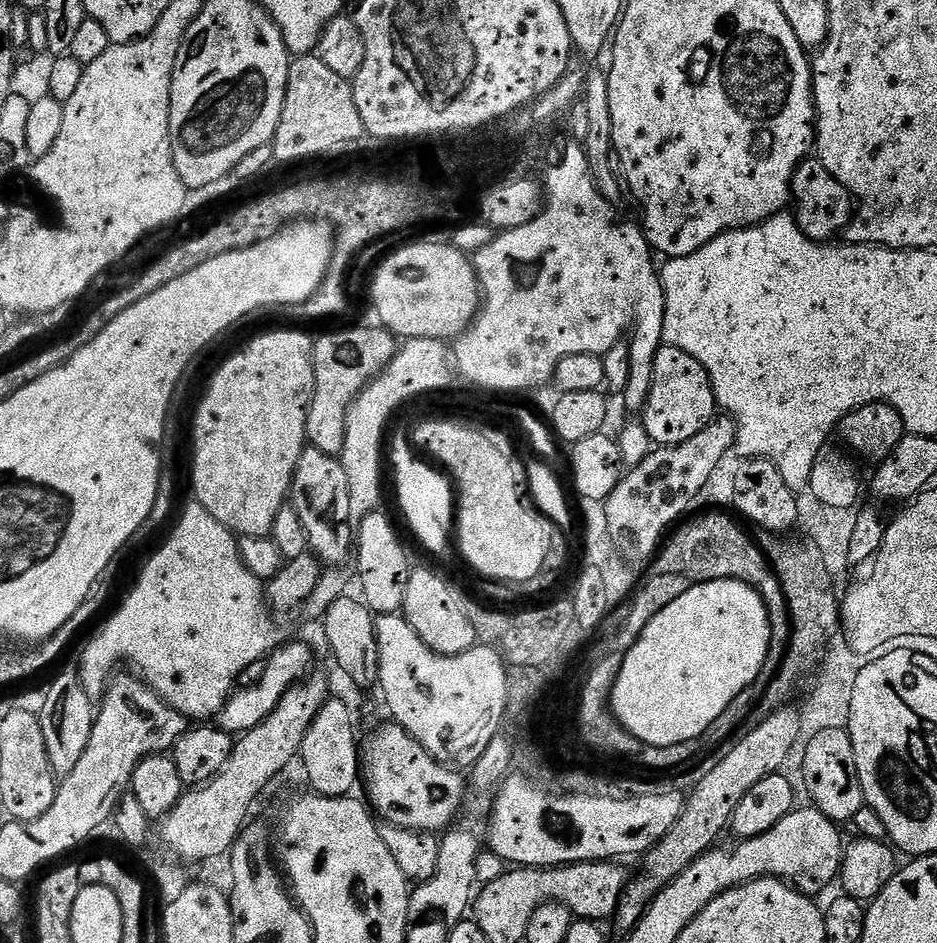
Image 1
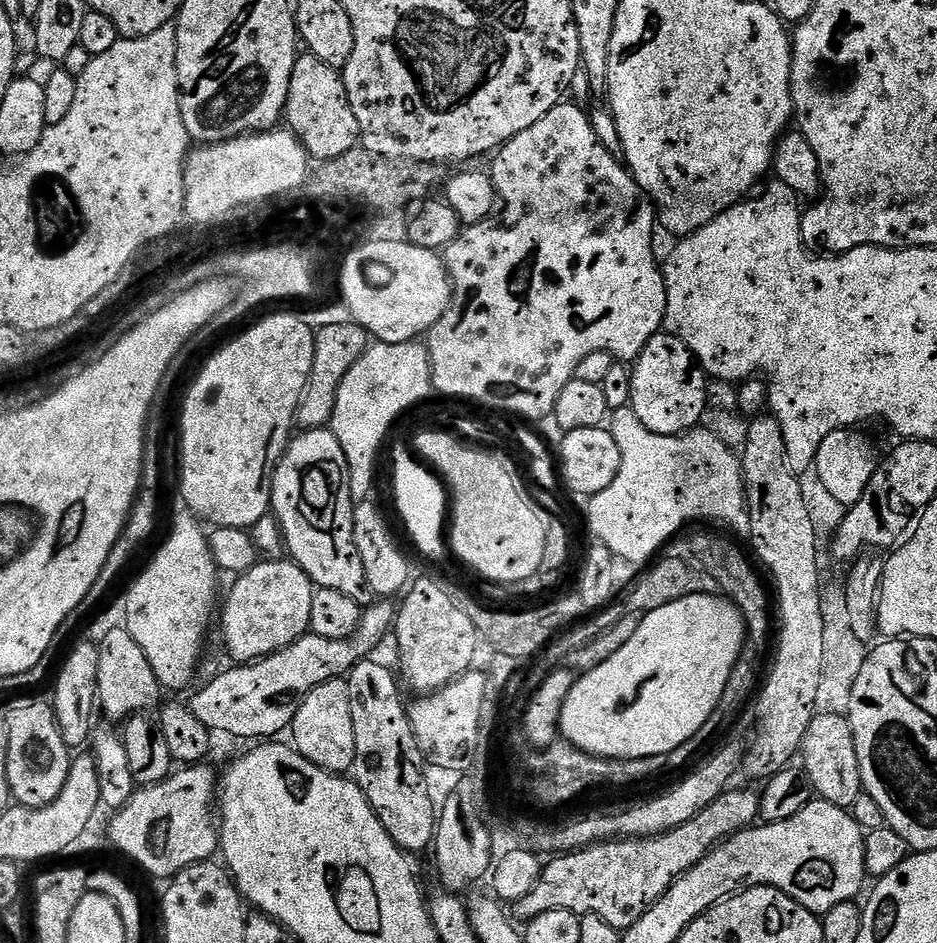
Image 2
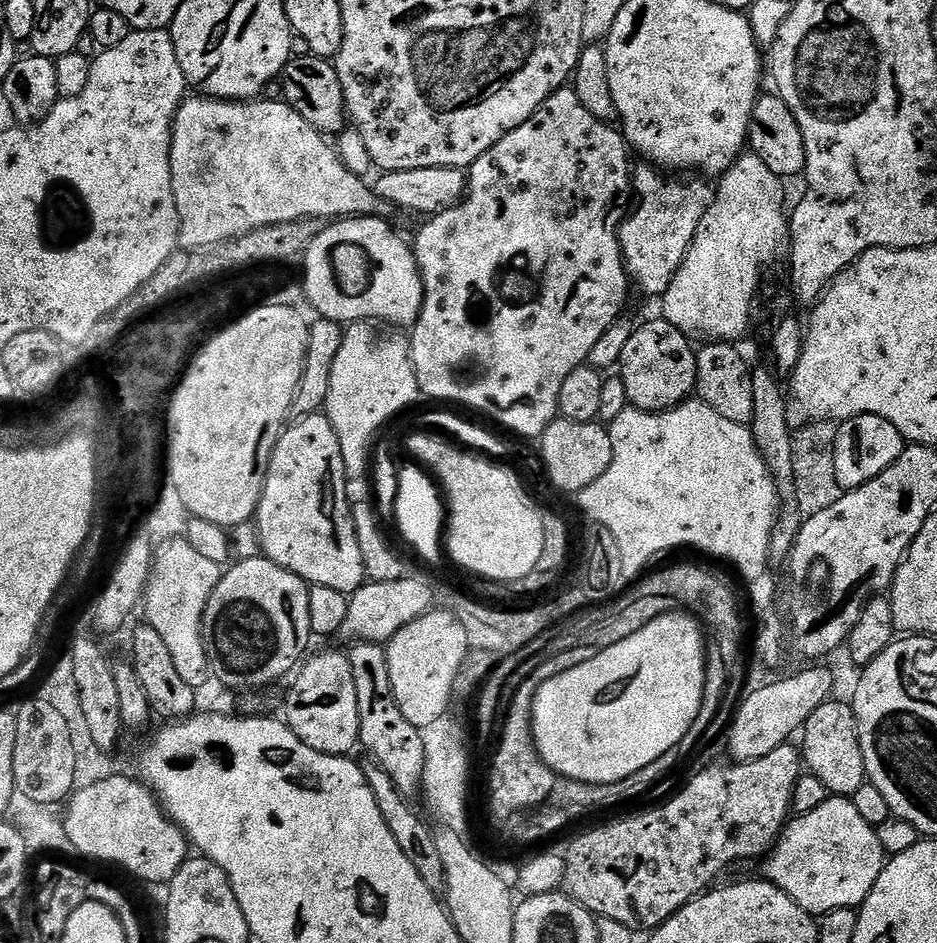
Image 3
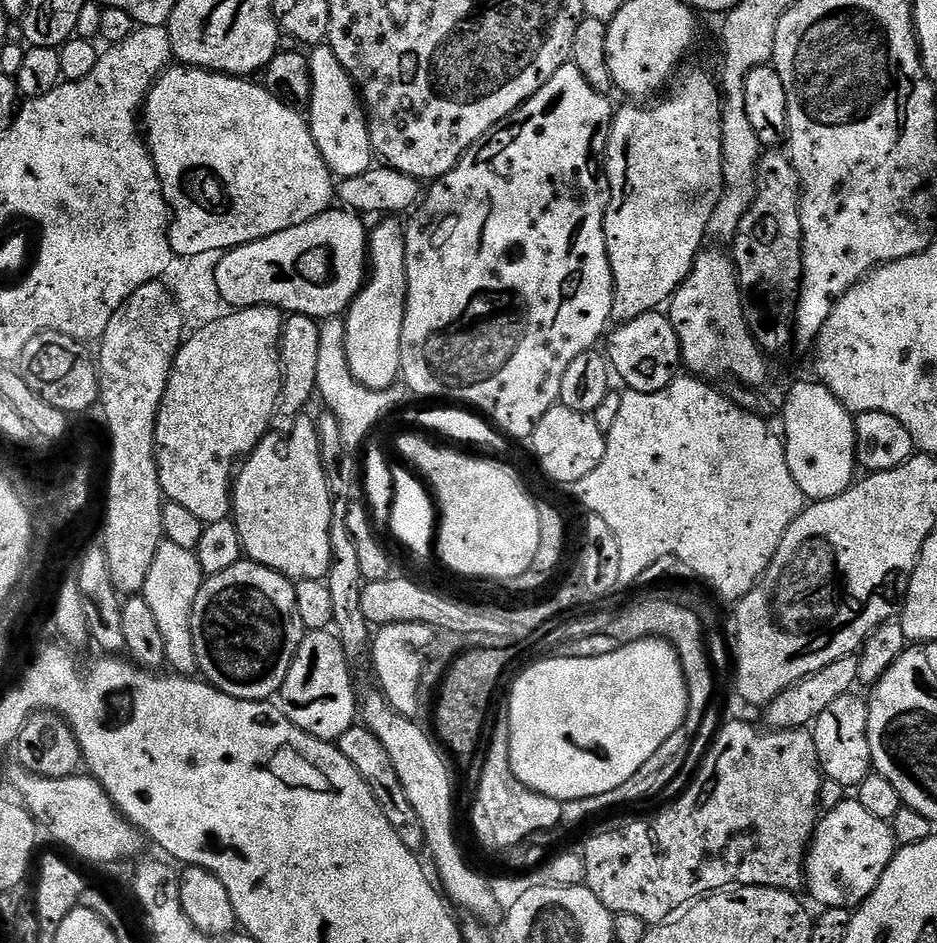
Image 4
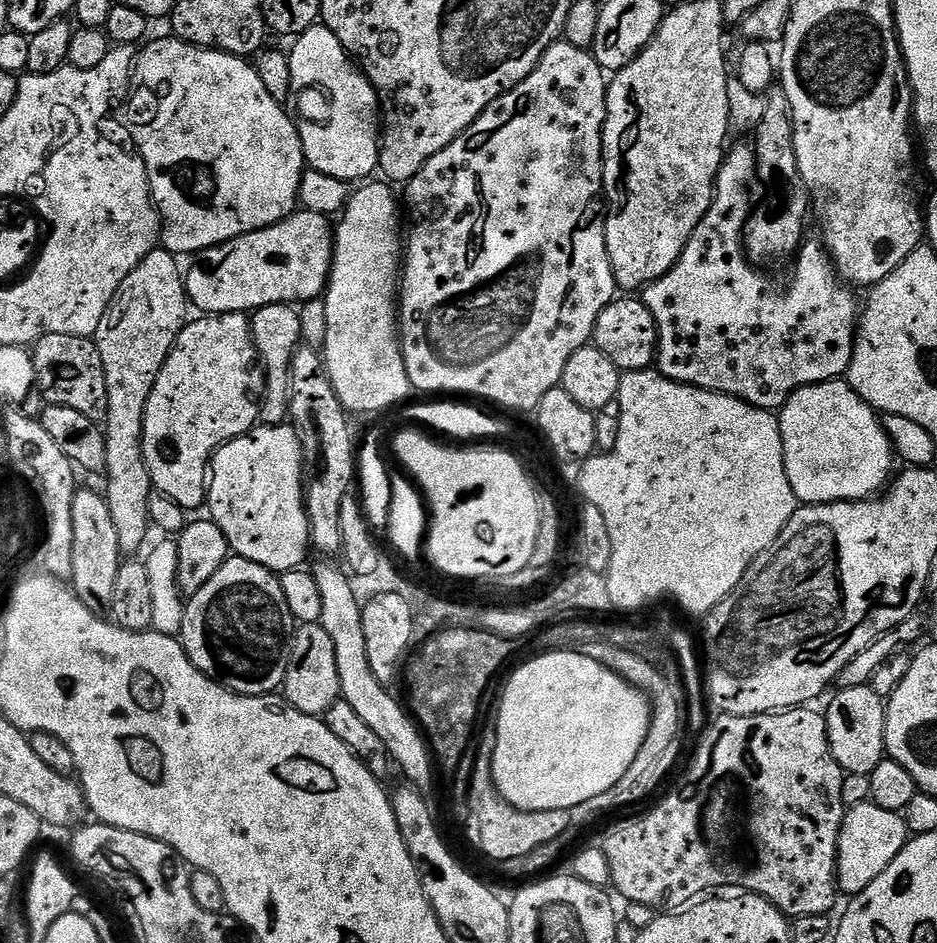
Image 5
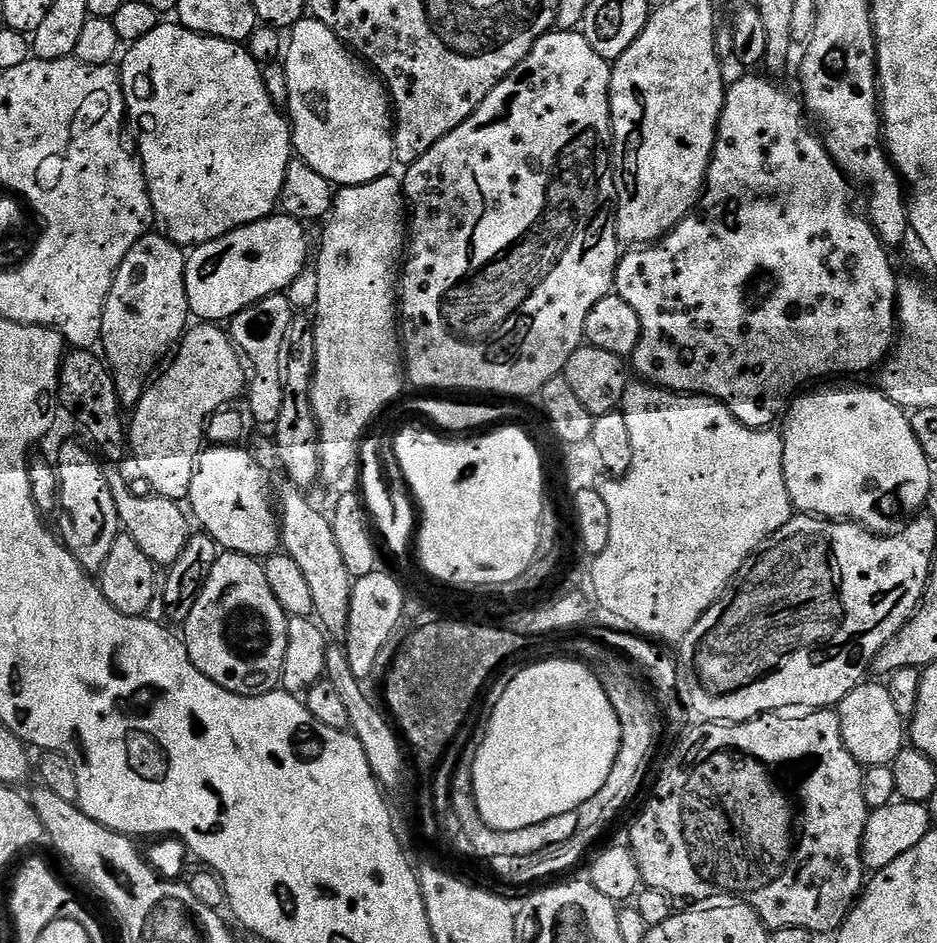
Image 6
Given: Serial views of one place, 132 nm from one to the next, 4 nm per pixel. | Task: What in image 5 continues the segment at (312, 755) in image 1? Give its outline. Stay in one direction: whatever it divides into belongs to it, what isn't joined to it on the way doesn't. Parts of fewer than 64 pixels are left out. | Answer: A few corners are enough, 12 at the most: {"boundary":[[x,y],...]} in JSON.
{"boundary":[[319,624],[290,641],[282,693],[323,717],[341,699],[334,644]]}

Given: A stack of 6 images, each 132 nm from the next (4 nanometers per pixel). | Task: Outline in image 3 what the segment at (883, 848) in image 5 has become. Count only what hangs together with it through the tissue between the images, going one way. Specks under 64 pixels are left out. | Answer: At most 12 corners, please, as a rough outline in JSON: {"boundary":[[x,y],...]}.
{"boundary":[[851,798],[789,819],[762,876],[804,912],[859,909],[886,853]]}

